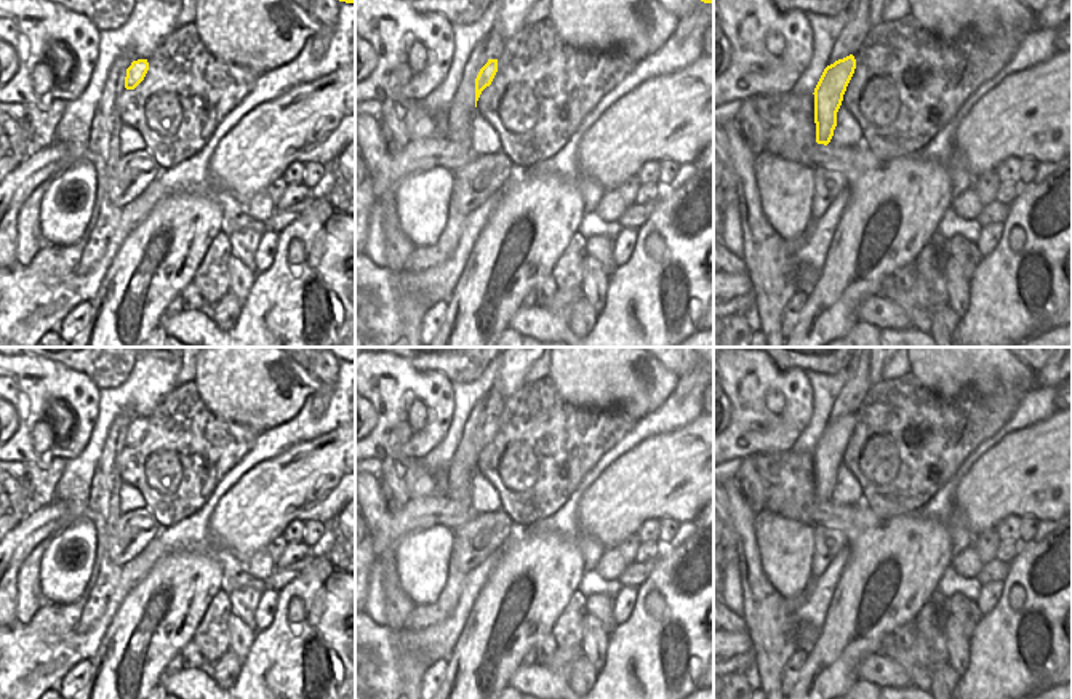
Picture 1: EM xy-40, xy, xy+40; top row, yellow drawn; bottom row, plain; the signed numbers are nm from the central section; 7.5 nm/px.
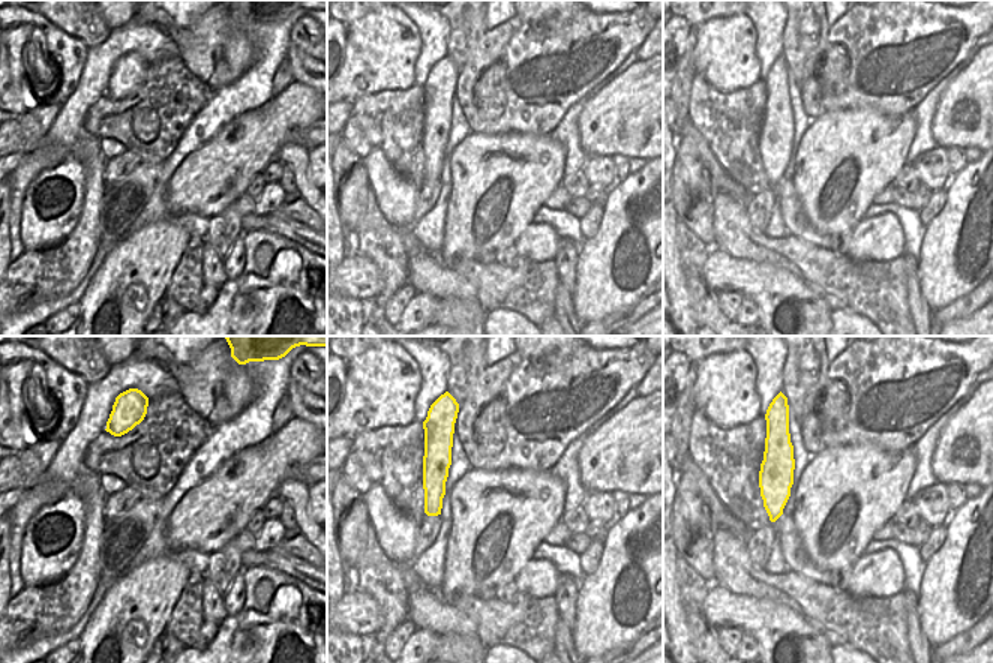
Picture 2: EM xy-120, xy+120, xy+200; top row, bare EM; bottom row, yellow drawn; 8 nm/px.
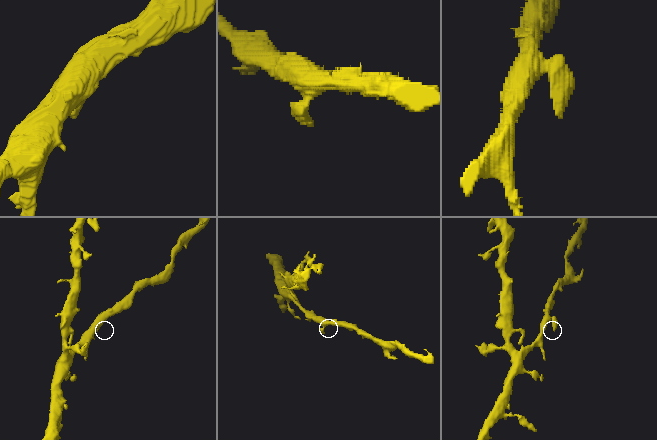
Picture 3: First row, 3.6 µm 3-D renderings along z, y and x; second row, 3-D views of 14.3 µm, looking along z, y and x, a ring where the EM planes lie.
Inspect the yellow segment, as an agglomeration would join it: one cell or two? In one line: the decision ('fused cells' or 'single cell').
single cell

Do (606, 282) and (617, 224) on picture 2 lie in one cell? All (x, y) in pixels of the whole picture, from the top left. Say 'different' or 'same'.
same

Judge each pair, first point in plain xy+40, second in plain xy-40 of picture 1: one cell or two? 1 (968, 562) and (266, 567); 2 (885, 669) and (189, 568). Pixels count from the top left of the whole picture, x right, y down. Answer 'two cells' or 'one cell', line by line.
1: one cell
2: two cells

